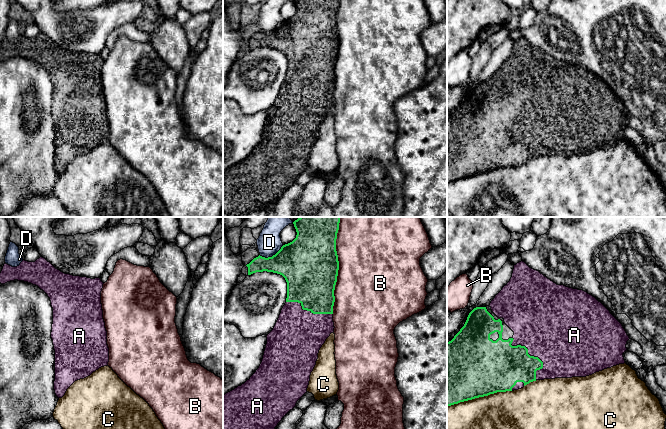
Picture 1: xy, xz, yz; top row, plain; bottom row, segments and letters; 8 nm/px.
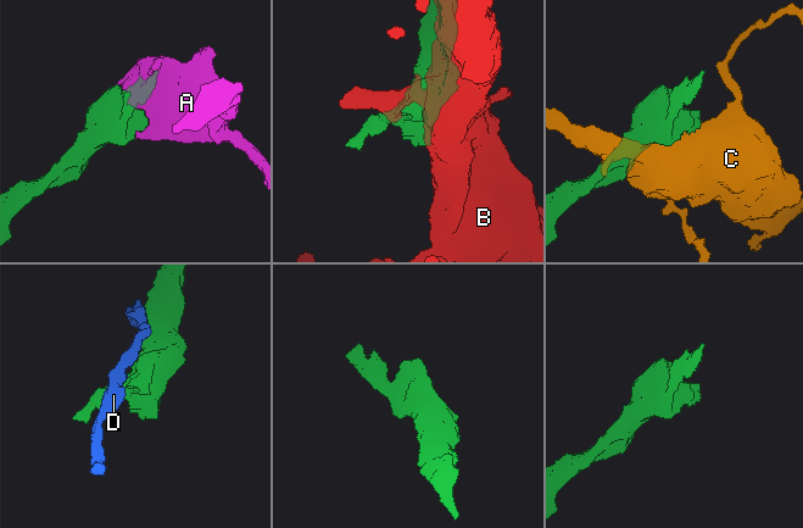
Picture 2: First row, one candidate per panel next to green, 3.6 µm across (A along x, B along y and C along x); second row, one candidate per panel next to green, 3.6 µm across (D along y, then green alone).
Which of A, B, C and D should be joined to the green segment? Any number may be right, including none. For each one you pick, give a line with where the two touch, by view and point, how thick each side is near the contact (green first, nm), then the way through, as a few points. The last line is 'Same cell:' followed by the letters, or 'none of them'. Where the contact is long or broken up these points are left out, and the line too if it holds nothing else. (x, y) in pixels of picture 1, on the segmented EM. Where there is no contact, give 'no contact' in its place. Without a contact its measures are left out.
A: yz (531, 356) | 360/460 nm
Same cell: A

